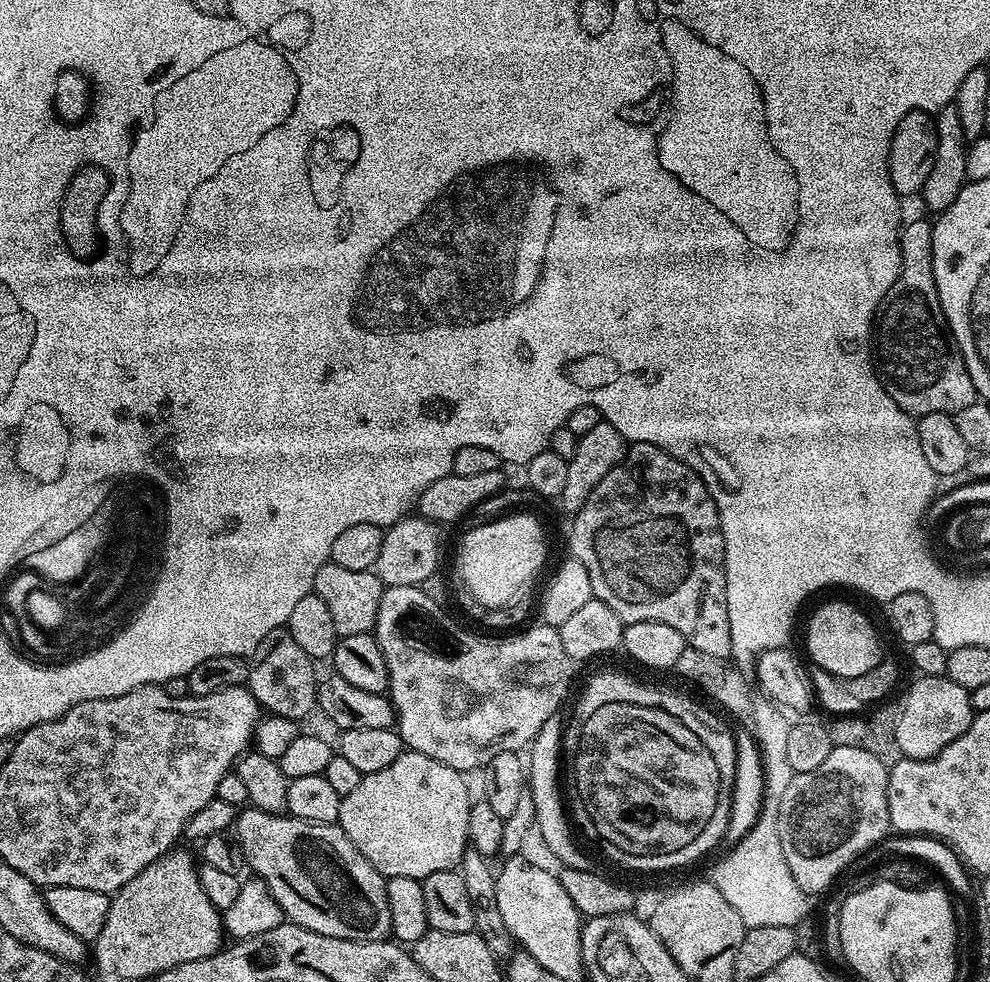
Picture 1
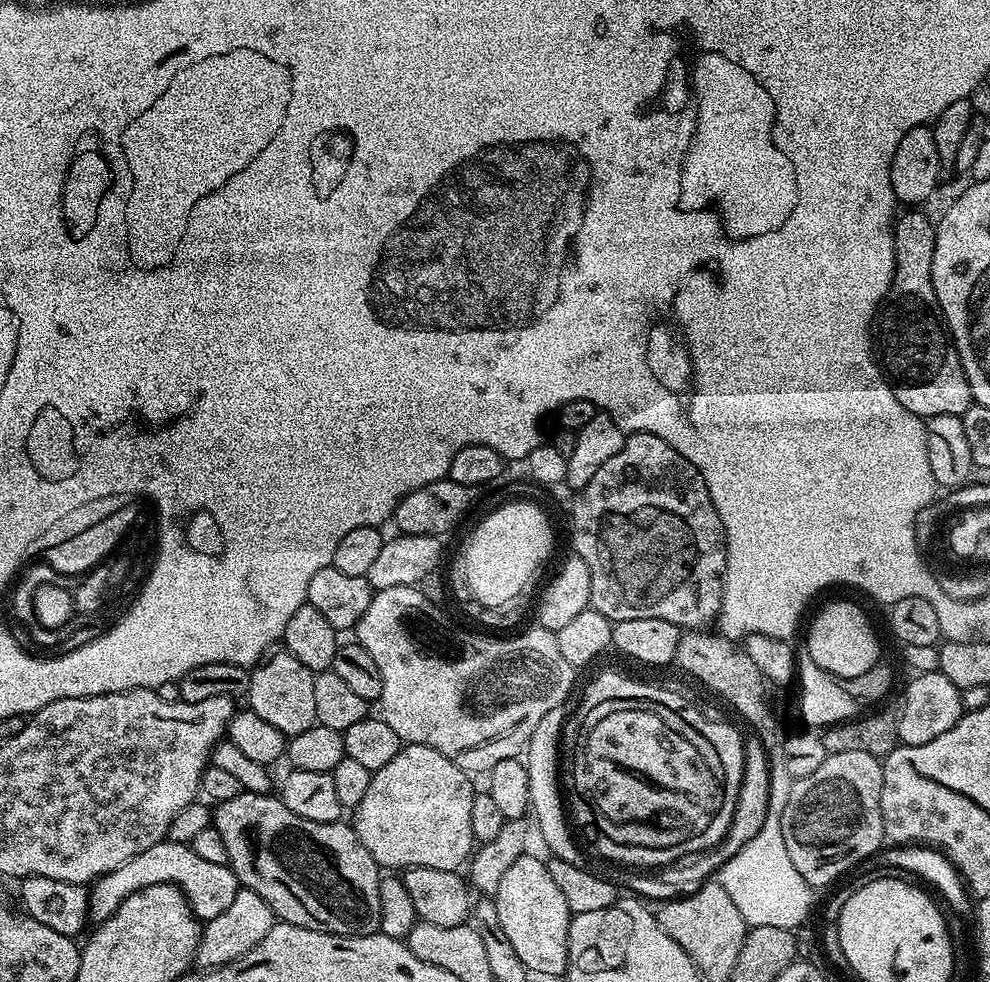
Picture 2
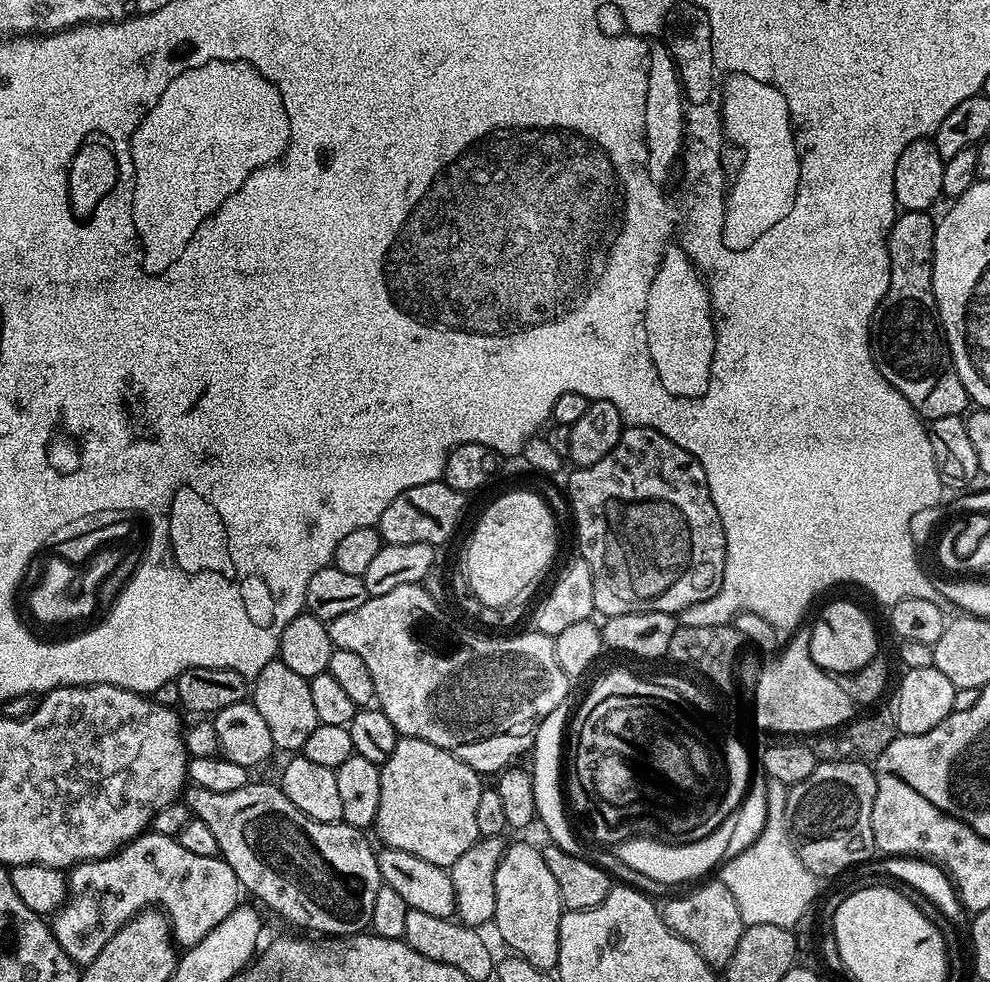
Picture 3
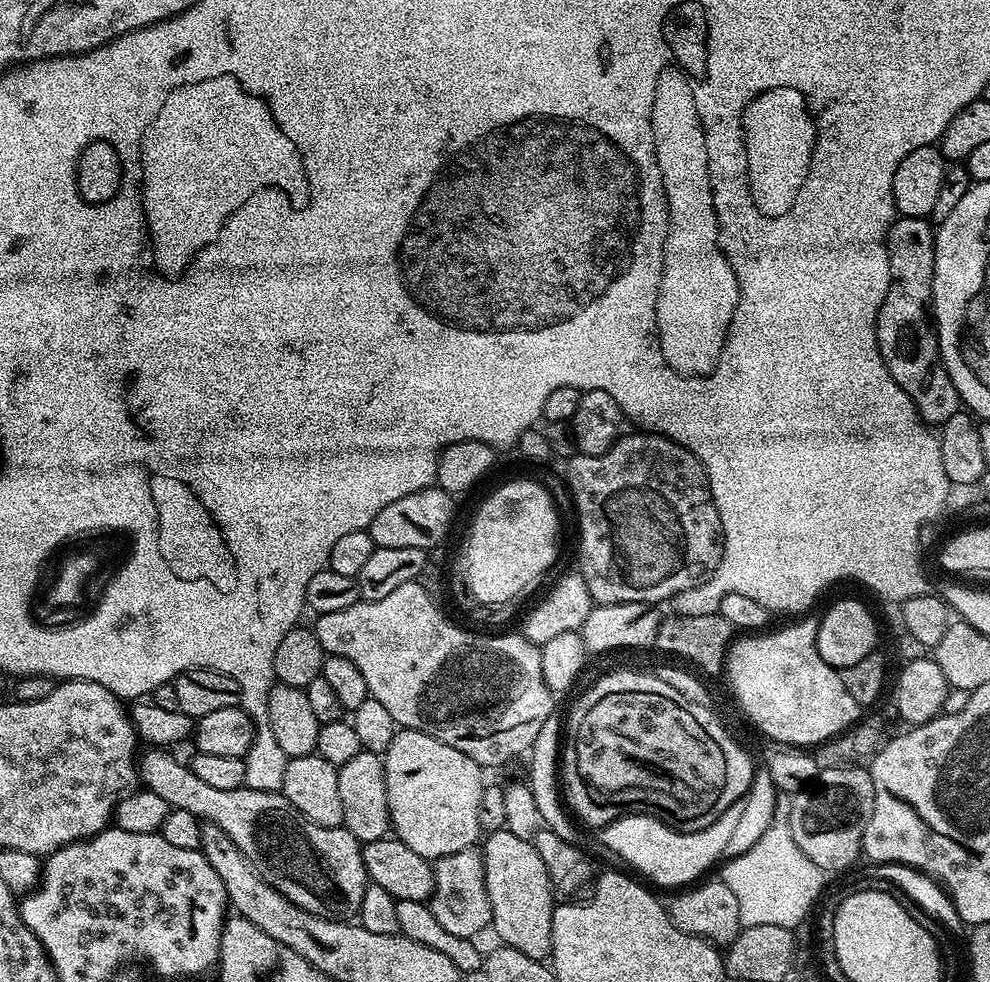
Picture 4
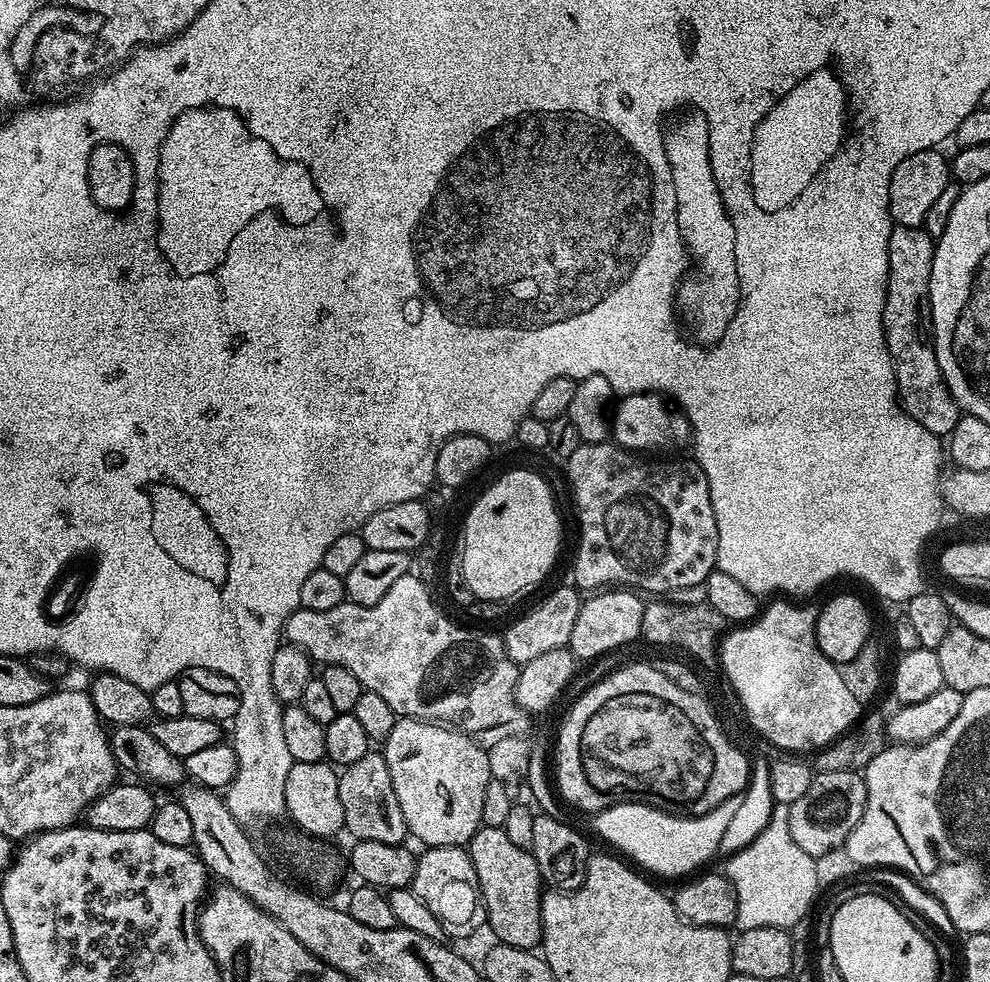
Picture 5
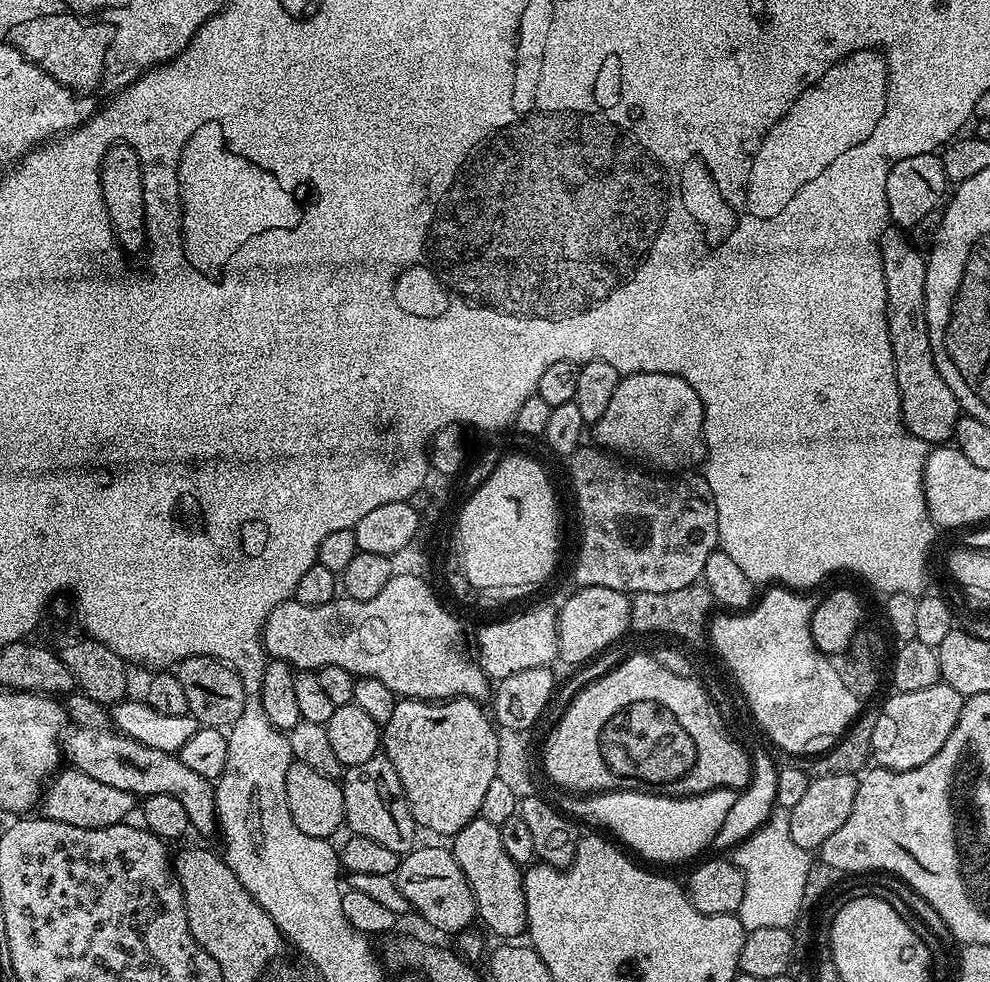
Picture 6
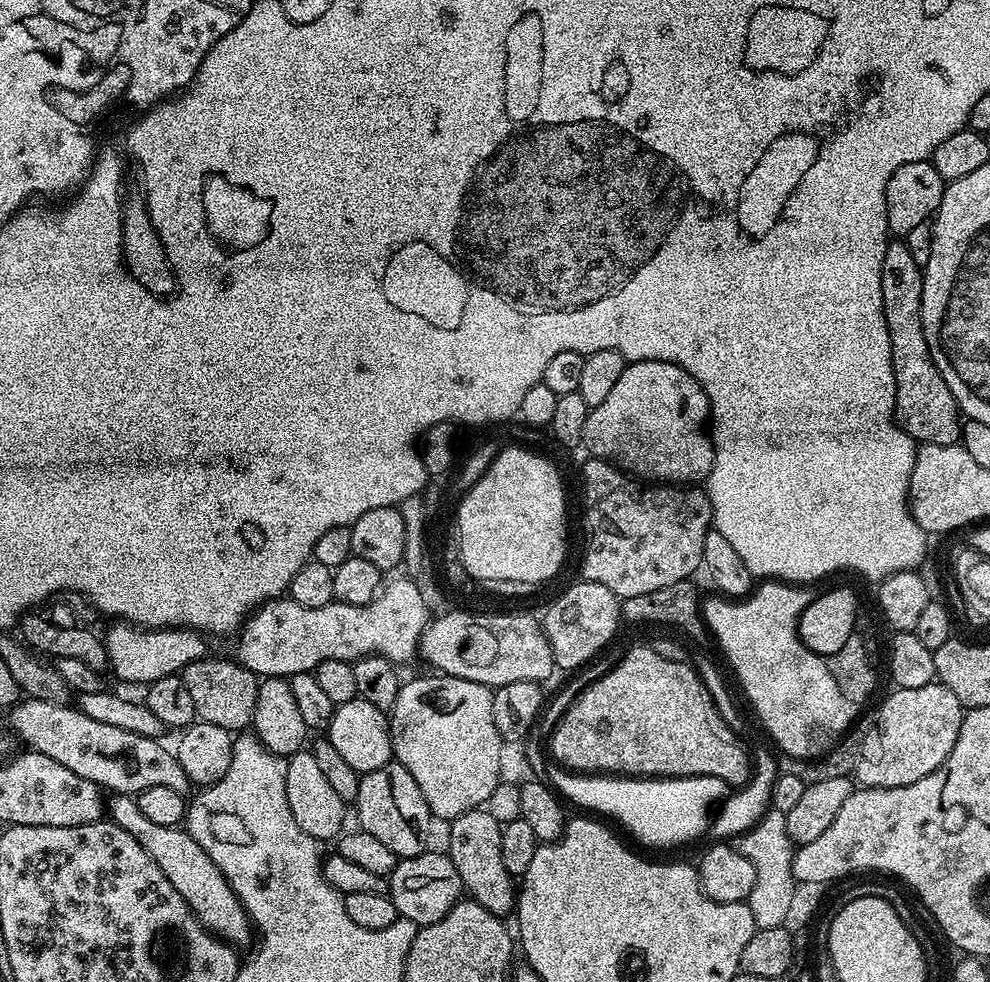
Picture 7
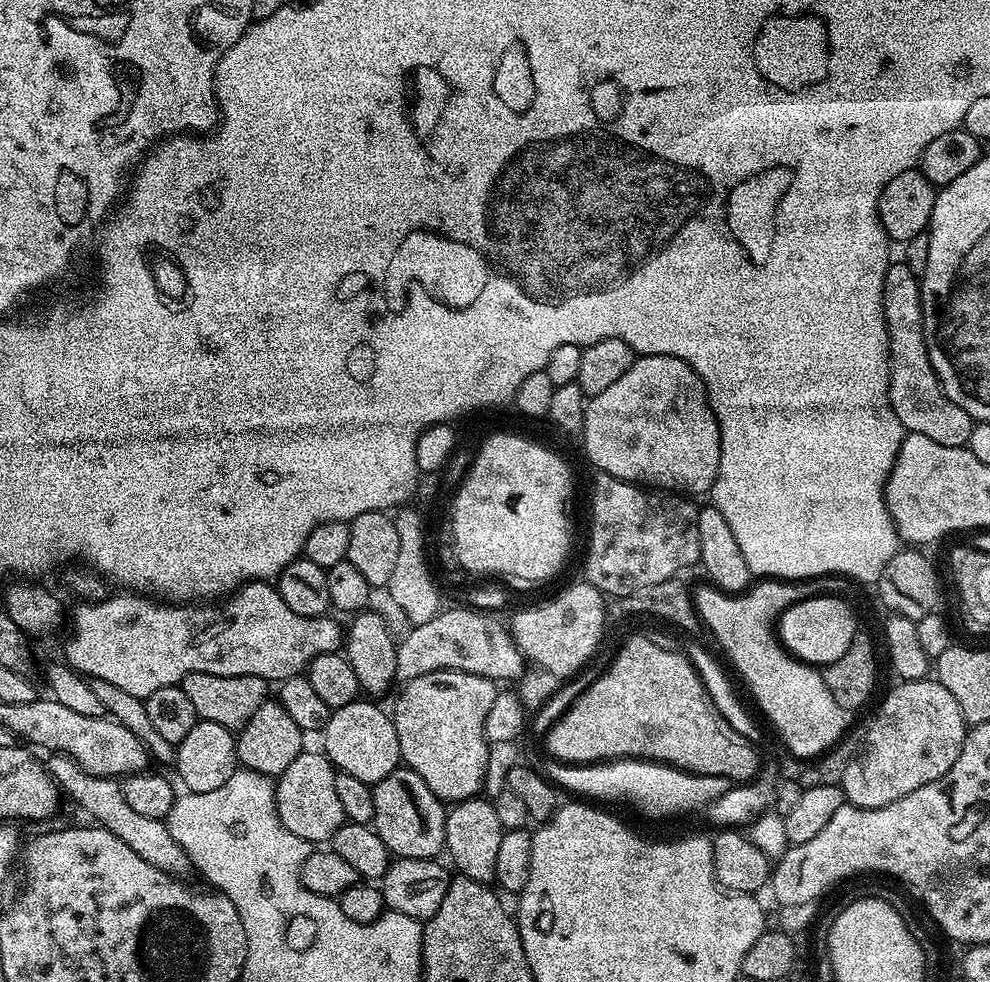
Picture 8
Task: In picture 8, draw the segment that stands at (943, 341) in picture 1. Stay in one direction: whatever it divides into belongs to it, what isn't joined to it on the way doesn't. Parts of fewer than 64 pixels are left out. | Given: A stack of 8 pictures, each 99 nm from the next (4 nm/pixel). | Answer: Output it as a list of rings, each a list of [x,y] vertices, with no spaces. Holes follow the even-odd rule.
[[[907,262],[899,263],[889,263],[884,279],[884,321],[888,331],[888,404],[894,410],[898,422],[902,422],[905,433],[926,434],[926,438],[938,442],[938,446],[965,447],[972,433],[973,418],[966,414],[966,410],[962,410],[962,406],[958,406],[947,396],[944,387],[940,385],[940,379],[936,377],[924,333],[924,311],[920,297],[921,277],[910,270]]]

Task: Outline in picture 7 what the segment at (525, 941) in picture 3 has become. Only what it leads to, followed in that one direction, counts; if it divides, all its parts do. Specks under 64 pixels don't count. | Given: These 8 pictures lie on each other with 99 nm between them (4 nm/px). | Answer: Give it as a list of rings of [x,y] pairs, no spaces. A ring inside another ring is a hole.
[[[486,810],[467,812],[451,821],[448,832],[448,848],[446,855],[454,862],[454,870],[458,870],[458,878],[462,878],[464,892],[483,911],[504,918],[515,909],[518,899],[518,888],[514,878],[506,870],[502,862],[502,825]]]

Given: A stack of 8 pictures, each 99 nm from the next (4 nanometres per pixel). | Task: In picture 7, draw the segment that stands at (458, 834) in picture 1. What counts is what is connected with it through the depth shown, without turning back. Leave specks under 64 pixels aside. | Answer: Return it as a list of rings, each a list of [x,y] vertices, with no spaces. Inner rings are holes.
[[[443,674],[428,675],[432,676],[420,676],[417,680],[405,679],[398,690],[398,698],[394,698],[394,706],[388,716],[388,729],[392,735],[392,755],[395,763],[406,766],[406,770],[410,770],[410,774],[414,774],[414,782],[418,782],[418,790],[422,790],[422,798],[426,798],[426,806],[432,812],[433,817],[440,819],[441,816],[445,822],[451,822],[457,816],[477,811],[481,806],[487,805],[490,793],[494,791],[494,786],[502,783],[500,763],[502,762],[502,750],[506,744],[500,739],[498,726],[494,726],[493,689],[487,688],[485,684],[470,682],[466,678],[454,678]]]

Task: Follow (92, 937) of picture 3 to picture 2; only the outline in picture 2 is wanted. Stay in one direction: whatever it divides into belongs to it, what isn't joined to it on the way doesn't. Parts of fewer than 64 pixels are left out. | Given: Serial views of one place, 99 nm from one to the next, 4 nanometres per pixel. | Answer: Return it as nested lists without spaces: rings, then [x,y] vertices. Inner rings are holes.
[[[165,838],[147,850],[142,850],[142,854],[134,854],[130,862],[122,862],[118,870],[110,870],[106,875],[92,881],[88,888],[88,915],[91,923],[98,925],[110,918],[110,914],[114,914],[114,910],[118,910],[118,906],[123,900],[130,898],[132,892],[159,884],[178,886],[196,919],[201,922],[218,918],[218,914],[222,914],[222,910],[227,910],[230,902],[234,902],[234,894],[238,894],[242,887],[240,879],[227,864],[209,862],[207,858],[194,854],[191,844],[179,844]]]

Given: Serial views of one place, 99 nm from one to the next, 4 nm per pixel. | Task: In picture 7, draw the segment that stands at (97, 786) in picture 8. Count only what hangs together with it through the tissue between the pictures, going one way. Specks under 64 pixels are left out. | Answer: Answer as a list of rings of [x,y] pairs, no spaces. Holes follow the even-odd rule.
[[[128,794],[113,795],[107,801],[106,812],[111,823],[130,833],[142,846],[142,850],[150,854],[158,870],[166,874],[166,882],[170,882],[170,886],[174,886],[174,890],[182,894],[186,906],[190,906],[200,925],[230,945],[241,946],[240,944],[253,943],[254,925],[249,920],[242,902],[234,894],[222,870],[218,870],[218,866],[210,862],[210,854],[206,854],[206,850],[202,850],[202,846],[194,842],[194,838],[188,831],[180,826],[175,828],[154,826],[154,822],[150,822],[150,818],[143,816],[142,810],[138,810],[135,799]]]

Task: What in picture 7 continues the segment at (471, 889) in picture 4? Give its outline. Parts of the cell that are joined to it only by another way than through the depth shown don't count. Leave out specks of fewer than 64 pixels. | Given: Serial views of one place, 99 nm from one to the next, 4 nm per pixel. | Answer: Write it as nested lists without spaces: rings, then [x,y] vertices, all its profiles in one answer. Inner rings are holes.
[[[425,850],[417,856],[403,857],[390,877],[390,895],[396,907],[397,917],[417,926],[433,924],[446,914],[462,898],[464,883],[454,870],[454,862],[443,851]]]

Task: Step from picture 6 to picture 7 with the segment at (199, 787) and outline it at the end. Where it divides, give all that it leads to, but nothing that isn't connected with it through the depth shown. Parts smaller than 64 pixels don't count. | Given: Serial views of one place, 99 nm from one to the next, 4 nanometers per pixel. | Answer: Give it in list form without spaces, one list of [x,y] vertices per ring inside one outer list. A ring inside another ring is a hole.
[[[21,699],[19,704],[12,705],[7,716],[7,727],[14,736],[16,731],[24,746],[46,754],[46,758],[54,758],[54,762],[62,762],[66,770],[74,770],[74,774],[94,782],[101,790],[135,794],[150,790],[150,786],[166,786],[182,793],[189,791],[186,770],[182,770],[175,751],[163,748],[159,739],[130,734],[130,730],[118,730],[118,726],[106,726],[106,722],[94,722],[94,718],[76,706],[41,700]]]

